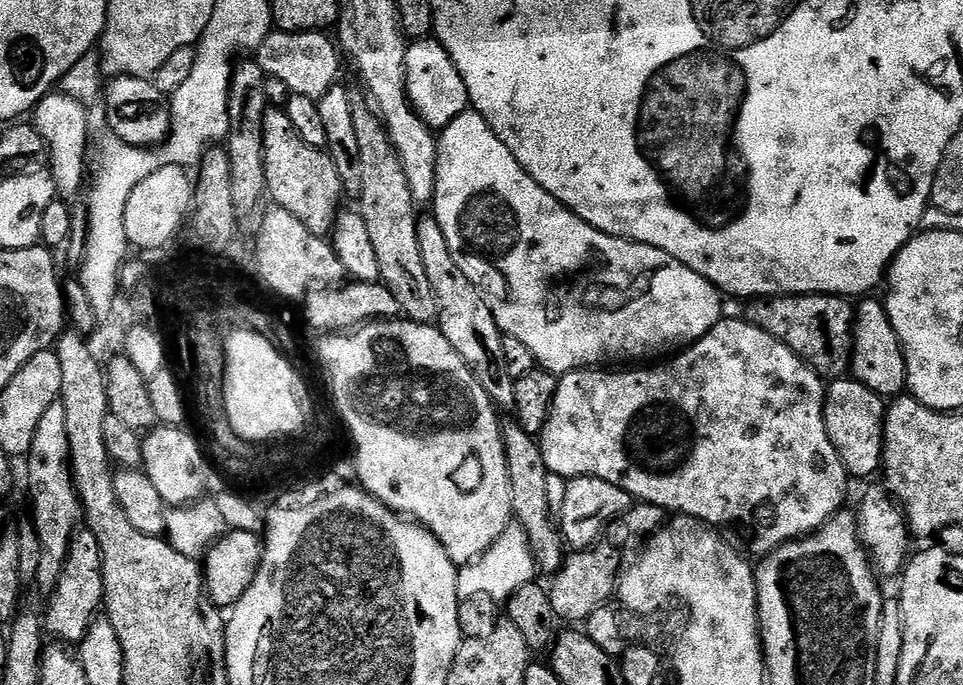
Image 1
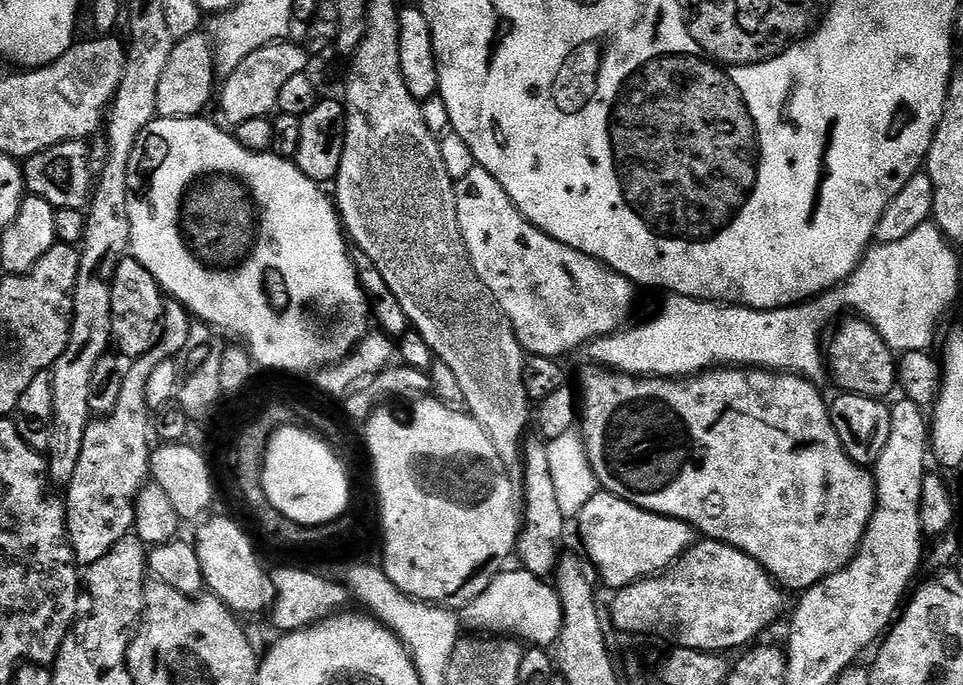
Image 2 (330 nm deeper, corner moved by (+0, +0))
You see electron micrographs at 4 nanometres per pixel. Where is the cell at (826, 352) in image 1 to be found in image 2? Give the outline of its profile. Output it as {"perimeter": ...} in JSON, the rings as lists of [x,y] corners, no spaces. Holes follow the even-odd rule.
{"perimeter":[[[859,318],[851,319],[841,319],[835,325],[837,328],[832,341],[829,344],[827,341],[826,368],[830,373],[830,380],[832,376],[833,382],[840,387],[841,393],[849,392],[859,396],[869,396],[875,400],[884,400],[892,391],[895,393],[898,388],[896,382],[897,353],[892,351],[890,345],[882,338],[882,334],[874,330],[870,321]]]}

